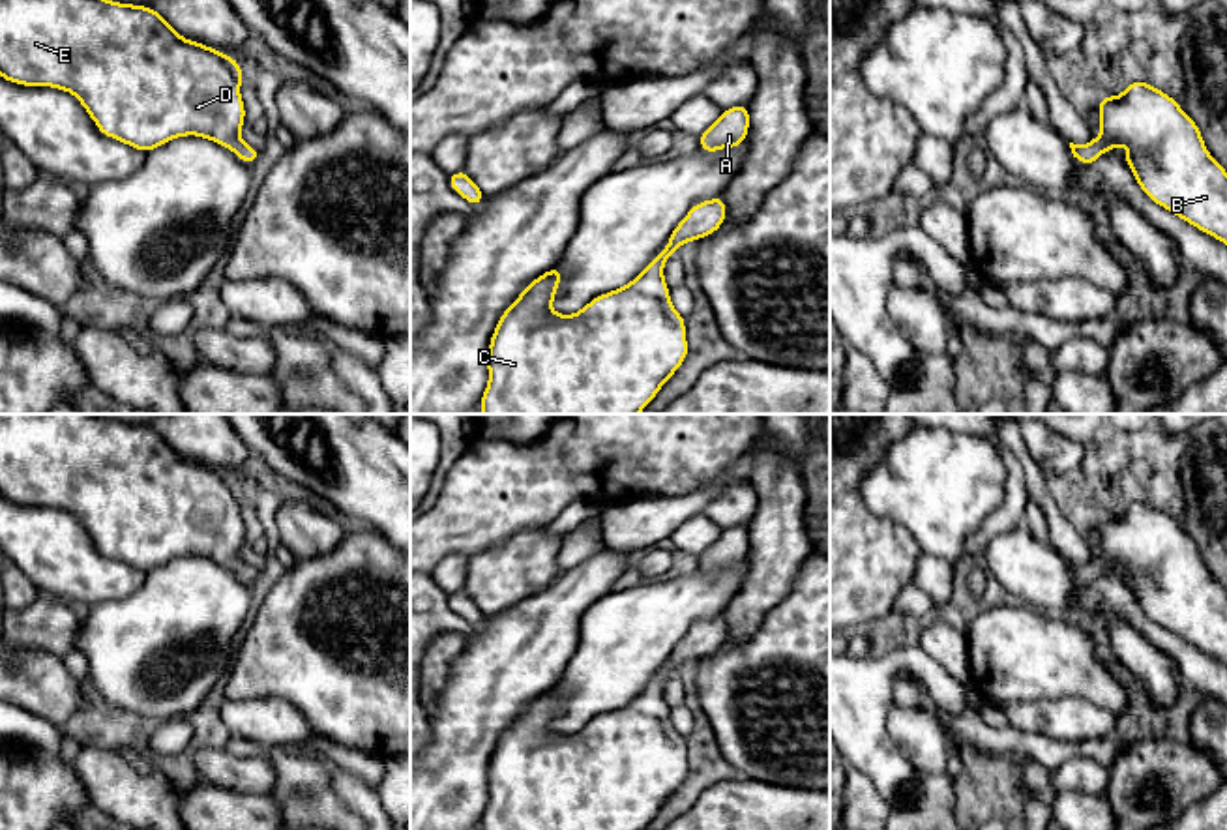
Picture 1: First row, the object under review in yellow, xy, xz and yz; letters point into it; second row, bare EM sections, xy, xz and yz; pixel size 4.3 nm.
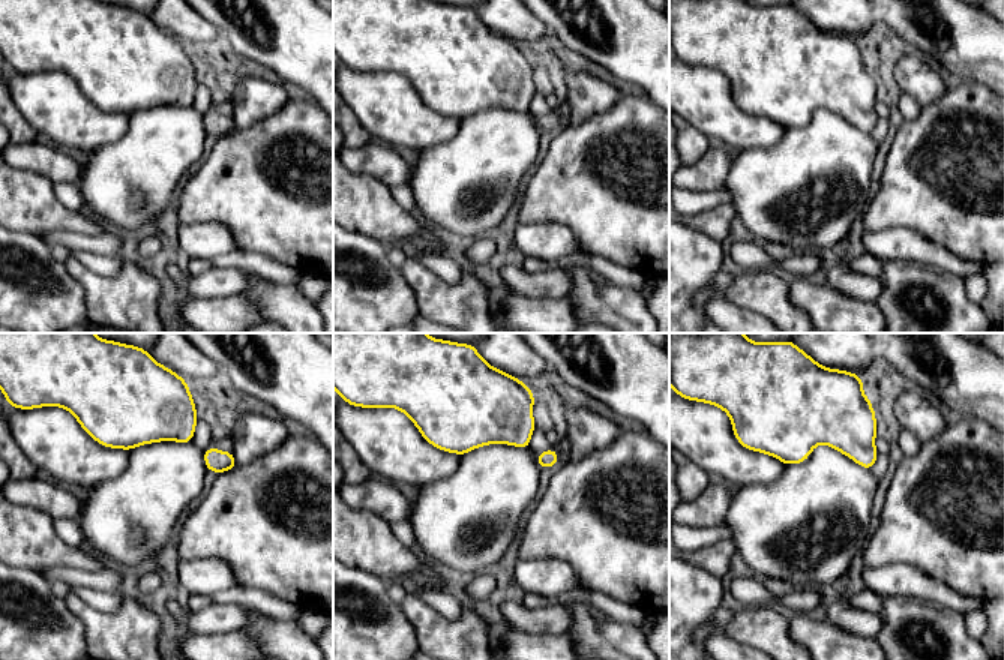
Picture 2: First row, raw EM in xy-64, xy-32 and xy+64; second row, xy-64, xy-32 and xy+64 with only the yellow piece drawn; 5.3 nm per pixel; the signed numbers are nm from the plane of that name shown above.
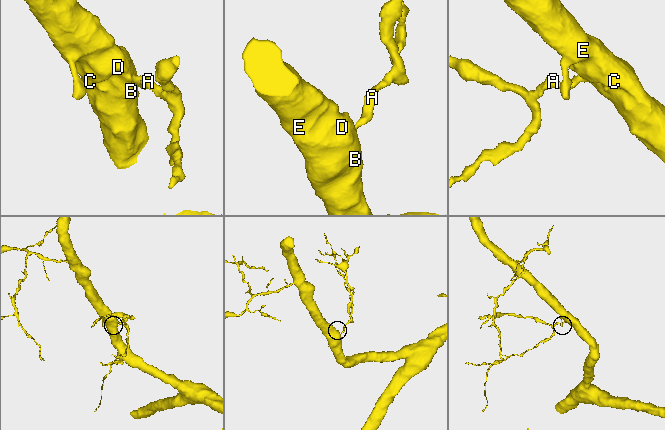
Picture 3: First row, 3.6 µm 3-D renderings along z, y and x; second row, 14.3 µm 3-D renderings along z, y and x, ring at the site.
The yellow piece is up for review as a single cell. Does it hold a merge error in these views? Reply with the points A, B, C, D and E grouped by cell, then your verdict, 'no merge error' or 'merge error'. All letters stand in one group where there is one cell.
A B C D E; no merge error

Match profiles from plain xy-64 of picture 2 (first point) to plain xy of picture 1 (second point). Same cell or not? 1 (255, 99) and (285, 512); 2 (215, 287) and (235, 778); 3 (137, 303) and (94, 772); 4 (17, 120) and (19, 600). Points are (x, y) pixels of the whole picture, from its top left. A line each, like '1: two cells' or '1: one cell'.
1: one cell
2: one cell
3: one cell
4: one cell

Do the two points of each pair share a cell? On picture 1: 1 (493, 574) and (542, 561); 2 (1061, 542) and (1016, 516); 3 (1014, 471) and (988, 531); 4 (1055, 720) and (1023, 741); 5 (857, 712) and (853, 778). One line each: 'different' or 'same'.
1: same
2: different
3: same
4: different
5: different

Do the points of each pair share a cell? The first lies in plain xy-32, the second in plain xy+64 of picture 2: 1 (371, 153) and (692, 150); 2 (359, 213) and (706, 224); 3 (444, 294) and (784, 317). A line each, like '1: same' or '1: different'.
1: different
2: same
3: same

